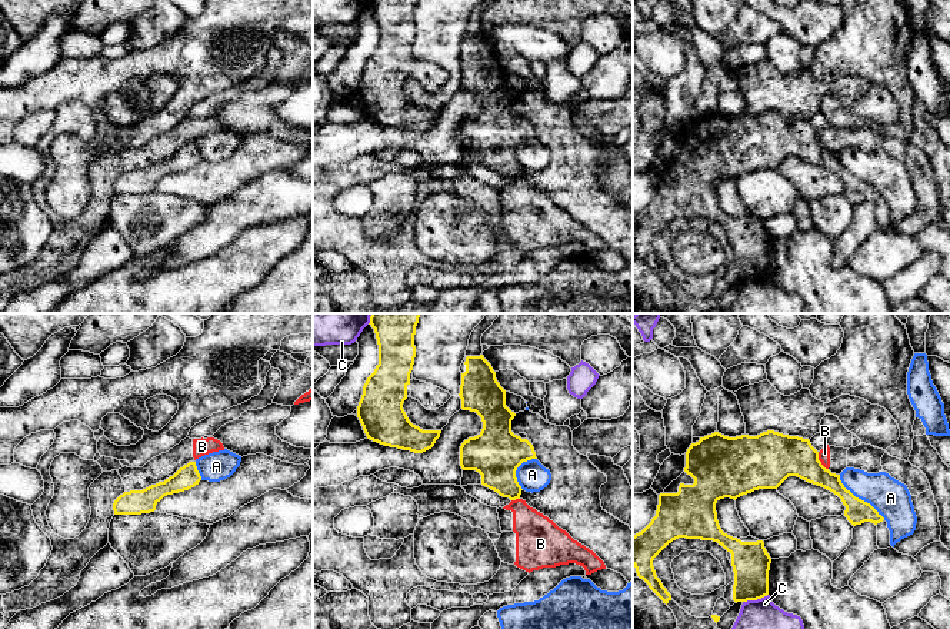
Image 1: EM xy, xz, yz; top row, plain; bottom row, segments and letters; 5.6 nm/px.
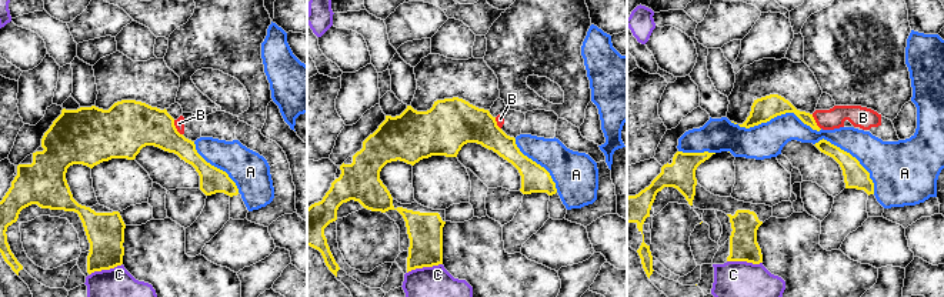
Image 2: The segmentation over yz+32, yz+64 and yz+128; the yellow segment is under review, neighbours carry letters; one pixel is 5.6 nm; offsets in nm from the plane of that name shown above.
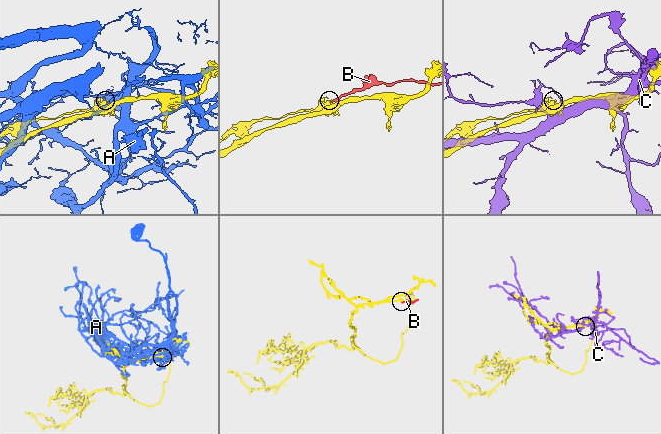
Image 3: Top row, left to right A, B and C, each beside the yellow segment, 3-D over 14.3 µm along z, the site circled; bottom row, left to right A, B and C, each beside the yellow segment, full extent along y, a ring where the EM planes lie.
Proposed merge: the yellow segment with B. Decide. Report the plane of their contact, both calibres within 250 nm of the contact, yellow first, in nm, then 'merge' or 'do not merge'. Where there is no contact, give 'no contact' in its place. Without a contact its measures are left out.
yz | 280/60 nm | do not merge

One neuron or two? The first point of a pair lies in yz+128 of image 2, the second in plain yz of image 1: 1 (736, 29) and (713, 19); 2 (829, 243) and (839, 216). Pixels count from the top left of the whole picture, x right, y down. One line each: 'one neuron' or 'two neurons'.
1: two neurons
2: two neurons

